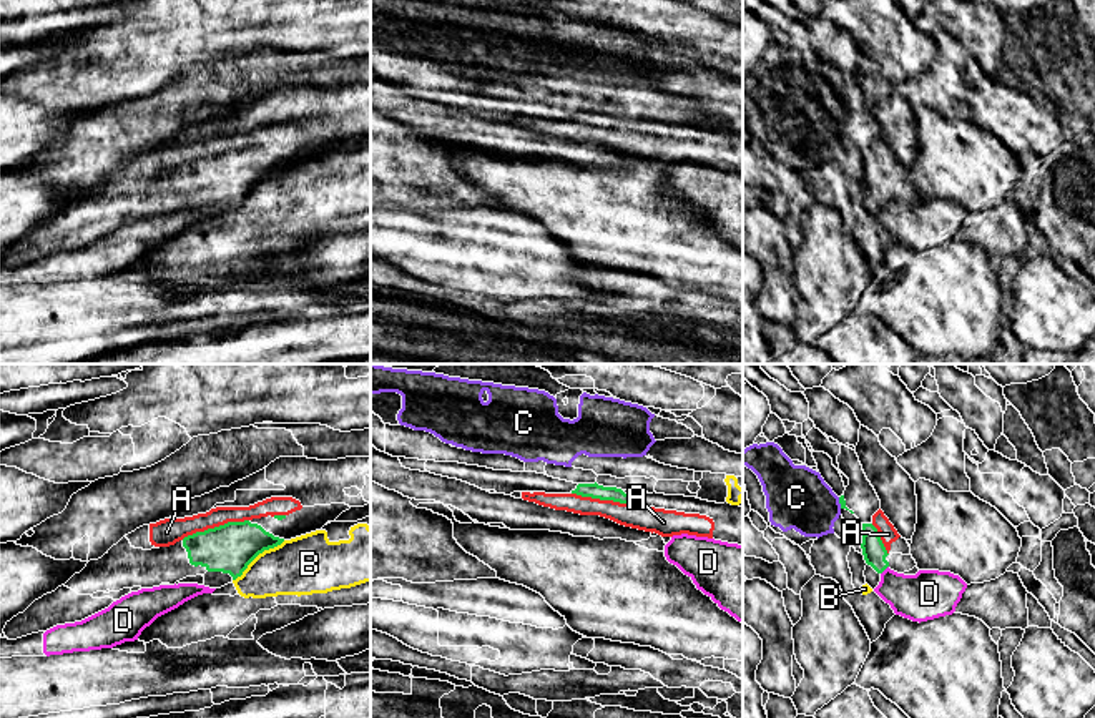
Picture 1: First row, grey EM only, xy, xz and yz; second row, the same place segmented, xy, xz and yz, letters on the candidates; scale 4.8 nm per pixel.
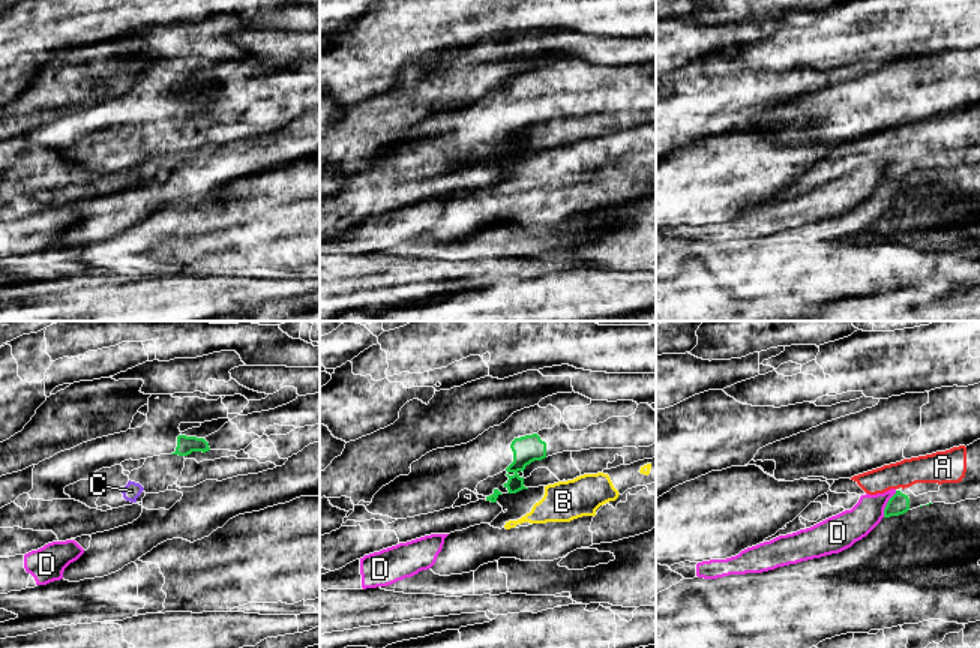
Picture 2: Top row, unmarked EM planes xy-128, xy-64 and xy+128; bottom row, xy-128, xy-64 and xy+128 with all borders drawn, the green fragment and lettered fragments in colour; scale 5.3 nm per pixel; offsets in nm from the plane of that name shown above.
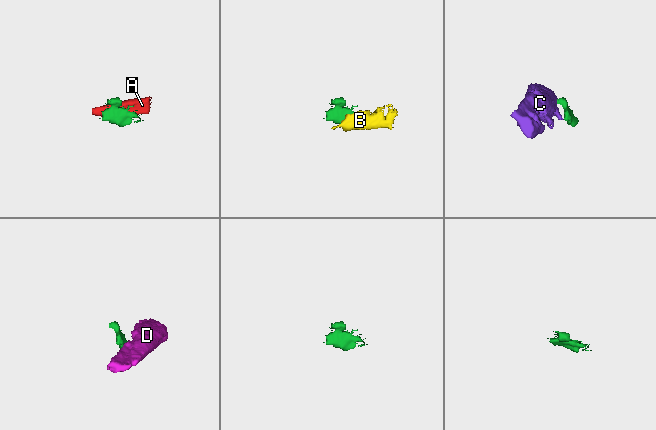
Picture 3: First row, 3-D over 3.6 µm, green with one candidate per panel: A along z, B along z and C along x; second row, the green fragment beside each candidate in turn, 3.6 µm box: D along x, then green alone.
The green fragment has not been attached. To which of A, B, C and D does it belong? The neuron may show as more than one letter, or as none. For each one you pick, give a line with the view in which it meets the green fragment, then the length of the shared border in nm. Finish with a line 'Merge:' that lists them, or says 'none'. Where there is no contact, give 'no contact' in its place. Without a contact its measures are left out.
A: xy | 340 nm
Merge: A

